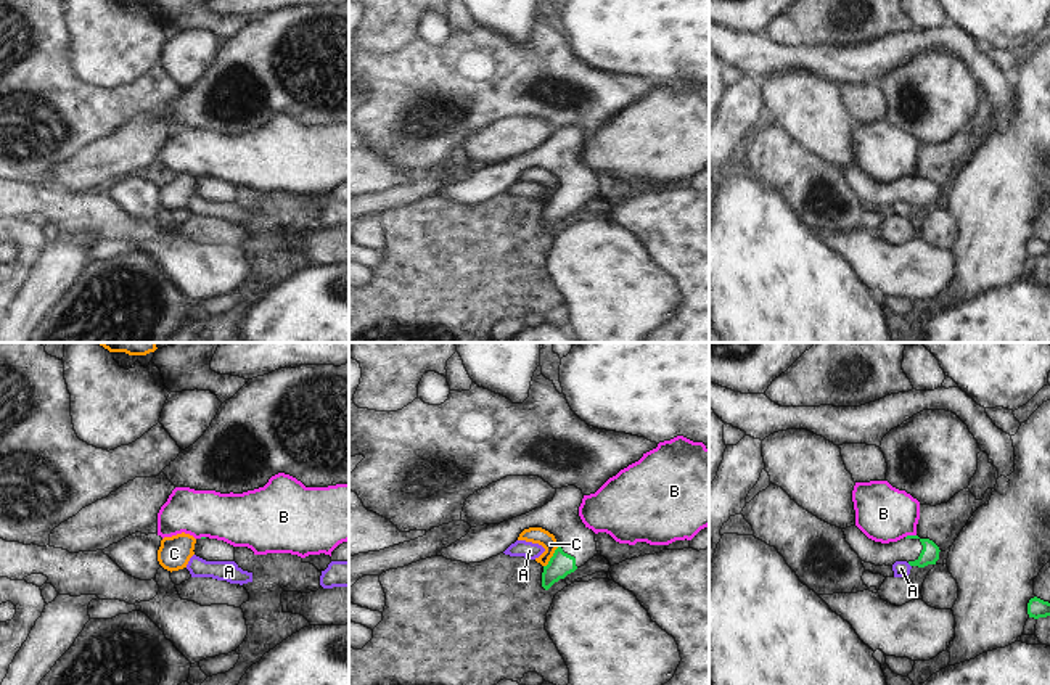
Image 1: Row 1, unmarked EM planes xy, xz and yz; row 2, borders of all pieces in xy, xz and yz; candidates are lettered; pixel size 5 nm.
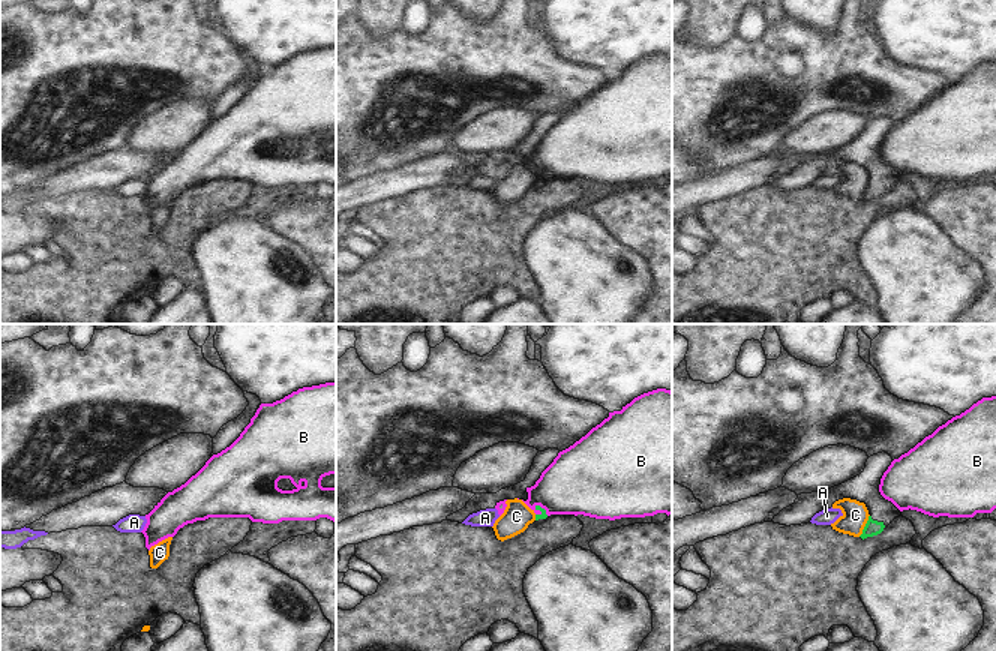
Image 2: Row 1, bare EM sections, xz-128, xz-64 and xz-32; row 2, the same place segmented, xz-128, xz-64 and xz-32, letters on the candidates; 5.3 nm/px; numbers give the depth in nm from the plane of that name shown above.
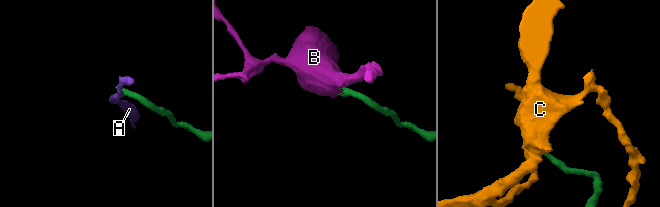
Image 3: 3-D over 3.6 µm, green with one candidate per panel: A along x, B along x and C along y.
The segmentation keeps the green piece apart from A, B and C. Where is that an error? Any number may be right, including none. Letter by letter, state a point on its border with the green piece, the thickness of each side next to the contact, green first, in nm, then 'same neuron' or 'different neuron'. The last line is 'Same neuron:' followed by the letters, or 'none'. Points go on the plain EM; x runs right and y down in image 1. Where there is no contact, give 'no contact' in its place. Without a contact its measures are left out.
A: no contact | different neuron
B: yz (910, 176) | 90/280 nm | different neuron
C: xz (552, 196) | 120/80 nm | different neuron
Same neuron: none

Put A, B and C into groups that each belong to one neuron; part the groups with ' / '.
A / B / C

